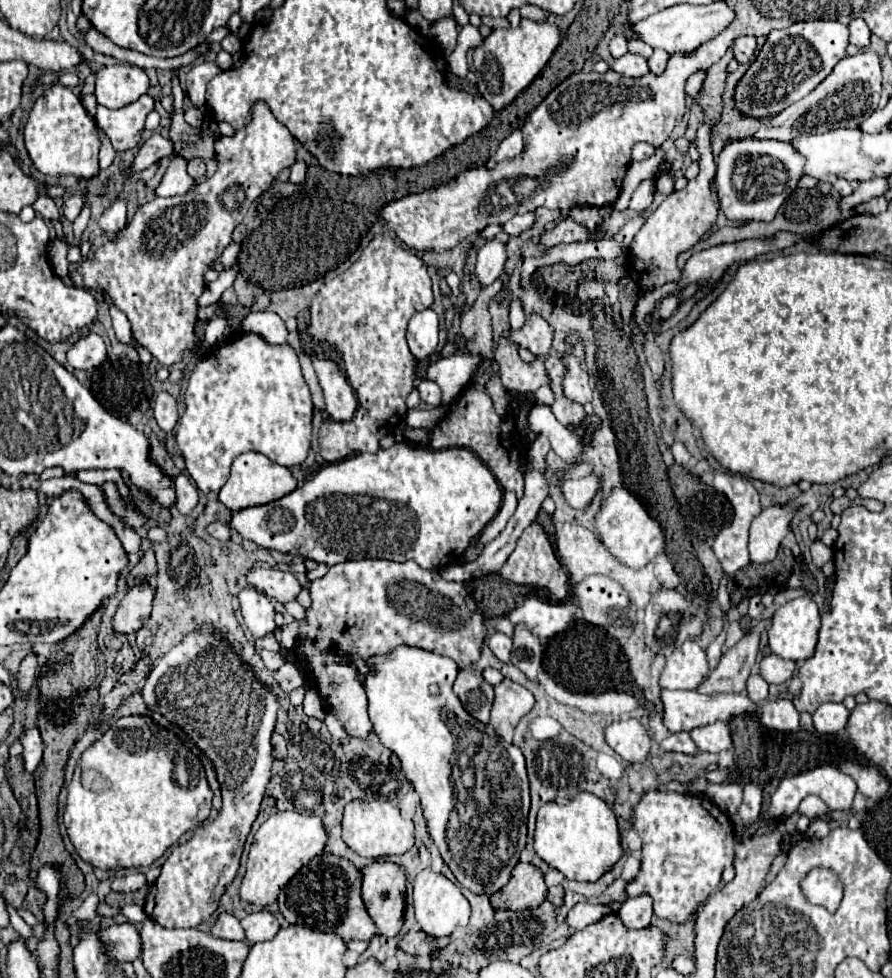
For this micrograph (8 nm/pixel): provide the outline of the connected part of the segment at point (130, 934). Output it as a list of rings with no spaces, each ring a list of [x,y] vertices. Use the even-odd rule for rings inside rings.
[[[132,923],[110,925],[98,931],[104,953],[116,961],[134,961],[140,957],[140,935]]]

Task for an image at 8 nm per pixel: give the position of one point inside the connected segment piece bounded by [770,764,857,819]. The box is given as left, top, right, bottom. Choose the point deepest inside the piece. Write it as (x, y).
(837, 790)

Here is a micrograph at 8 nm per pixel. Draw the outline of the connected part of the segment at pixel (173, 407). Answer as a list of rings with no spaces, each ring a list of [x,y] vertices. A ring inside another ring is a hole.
[[[160,393],[152,403],[154,418],[165,432],[172,431],[178,423],[179,413],[176,399],[168,393]]]

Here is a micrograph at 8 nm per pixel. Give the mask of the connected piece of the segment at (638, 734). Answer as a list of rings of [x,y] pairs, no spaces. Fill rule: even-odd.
[[[638,719],[614,721],[606,725],[604,739],[628,763],[644,763],[650,755],[652,739]]]

